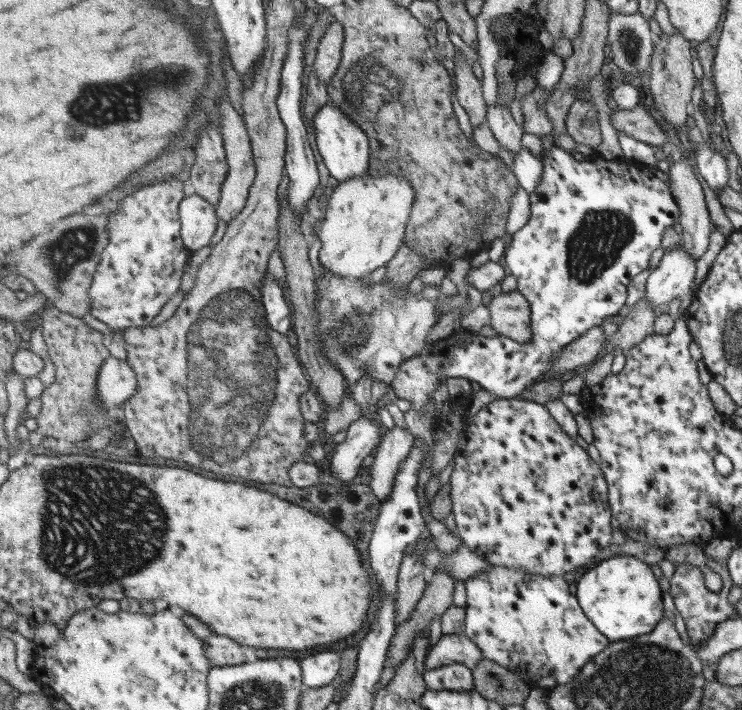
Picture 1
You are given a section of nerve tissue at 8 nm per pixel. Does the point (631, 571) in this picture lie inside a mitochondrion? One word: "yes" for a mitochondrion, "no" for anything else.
no

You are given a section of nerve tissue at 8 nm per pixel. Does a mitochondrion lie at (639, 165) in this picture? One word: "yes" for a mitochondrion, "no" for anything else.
no

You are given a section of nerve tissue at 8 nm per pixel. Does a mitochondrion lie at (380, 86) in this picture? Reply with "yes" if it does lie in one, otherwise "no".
yes

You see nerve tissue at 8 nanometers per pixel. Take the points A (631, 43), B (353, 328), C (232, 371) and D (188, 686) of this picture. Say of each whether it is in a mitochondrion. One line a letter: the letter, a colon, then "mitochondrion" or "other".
A: mitochondrion
B: mitochondrion
C: mitochondrion
D: other

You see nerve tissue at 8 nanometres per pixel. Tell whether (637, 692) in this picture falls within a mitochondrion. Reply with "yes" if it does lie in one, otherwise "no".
yes

